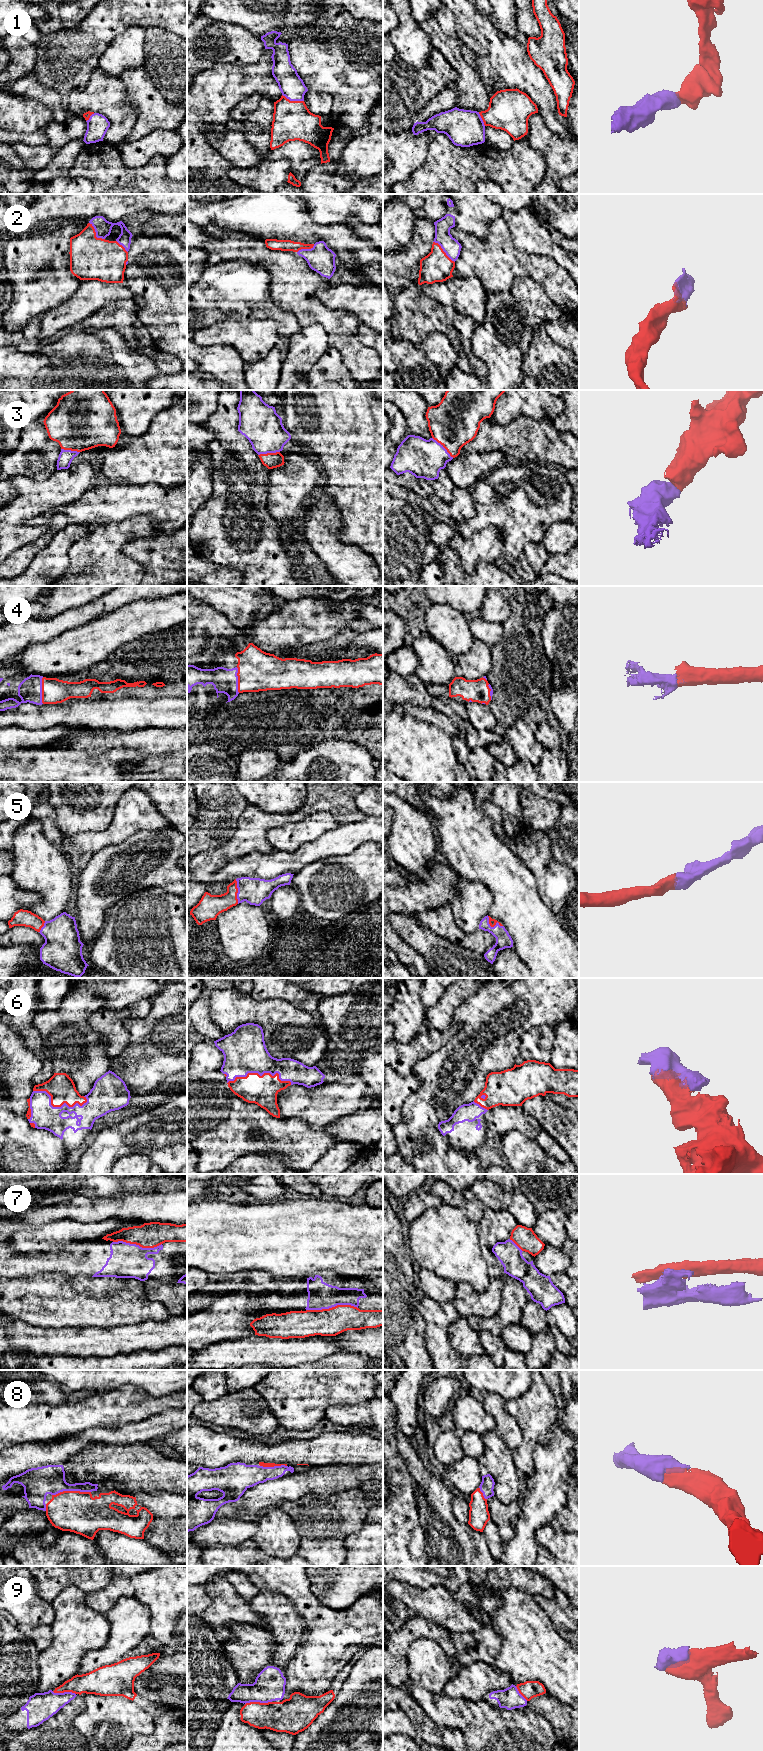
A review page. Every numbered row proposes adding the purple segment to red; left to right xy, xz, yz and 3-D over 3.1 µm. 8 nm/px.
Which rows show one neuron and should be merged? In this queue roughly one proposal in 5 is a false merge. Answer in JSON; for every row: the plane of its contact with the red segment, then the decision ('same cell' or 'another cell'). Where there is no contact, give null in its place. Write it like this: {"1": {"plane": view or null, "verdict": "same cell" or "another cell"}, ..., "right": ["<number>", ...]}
{"1": {"plane": "xz", "verdict": "same cell"}, "2": {"plane": "yz", "verdict": "same cell"}, "3": {"plane": "yz", "verdict": "same cell"}, "4": {"plane": "xy", "verdict": "same cell"}, "5": {"plane": "xz", "verdict": "same cell"}, "6": {"plane": "xz", "verdict": "same cell"}, "7": {"plane": "xz", "verdict": "another cell"}, "8": {"plane": "xy", "verdict": "same cell"}, "9": {"plane": "xz", "verdict": "same cell"}, "right": ["1", "2", "3", "4", "5", "6", "8", "9"]}

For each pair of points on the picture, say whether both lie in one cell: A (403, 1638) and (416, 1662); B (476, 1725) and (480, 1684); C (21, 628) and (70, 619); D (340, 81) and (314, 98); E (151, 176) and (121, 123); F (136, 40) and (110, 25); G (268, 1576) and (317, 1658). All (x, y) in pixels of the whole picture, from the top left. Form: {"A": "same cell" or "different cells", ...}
{"A": "different cells", "B": "different cells", "C": "same cell", "D": "different cells", "E": "different cells", "F": "different cells", "G": "same cell"}

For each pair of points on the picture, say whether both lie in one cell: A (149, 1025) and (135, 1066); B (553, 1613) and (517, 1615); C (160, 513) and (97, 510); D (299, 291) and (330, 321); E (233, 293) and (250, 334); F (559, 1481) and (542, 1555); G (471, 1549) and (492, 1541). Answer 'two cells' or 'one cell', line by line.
A: one cell
B: two cells
C: one cell
D: one cell
E: two cells
F: two cells
G: two cells

